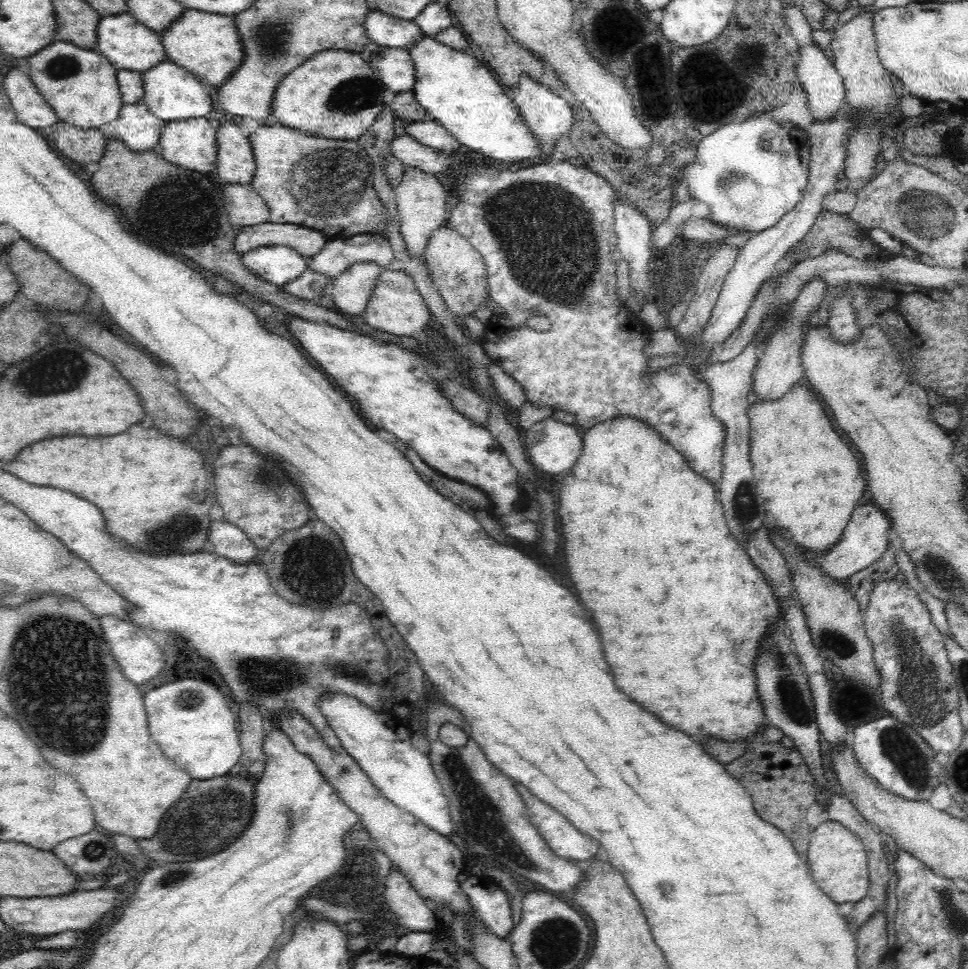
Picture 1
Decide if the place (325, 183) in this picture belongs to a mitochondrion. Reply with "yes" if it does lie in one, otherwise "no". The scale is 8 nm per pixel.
yes

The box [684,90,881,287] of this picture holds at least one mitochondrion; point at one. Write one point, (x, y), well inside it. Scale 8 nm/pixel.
(730, 174)

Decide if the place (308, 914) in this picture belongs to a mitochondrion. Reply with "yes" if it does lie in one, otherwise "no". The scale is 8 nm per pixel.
no

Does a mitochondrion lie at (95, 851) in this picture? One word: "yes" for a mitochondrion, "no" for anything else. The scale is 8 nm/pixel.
yes

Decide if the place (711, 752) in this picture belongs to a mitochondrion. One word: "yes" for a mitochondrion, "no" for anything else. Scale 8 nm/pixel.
no

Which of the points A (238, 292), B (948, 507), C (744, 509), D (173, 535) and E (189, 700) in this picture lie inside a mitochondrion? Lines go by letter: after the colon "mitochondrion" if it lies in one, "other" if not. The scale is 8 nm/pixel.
A: other
B: other
C: mitochondrion
D: mitochondrion
E: mitochondrion

